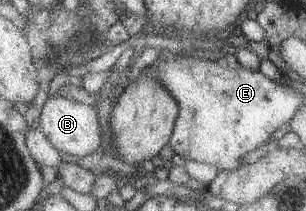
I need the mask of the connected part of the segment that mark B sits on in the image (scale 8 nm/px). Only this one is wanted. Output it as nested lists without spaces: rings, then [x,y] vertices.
[[[57,95],[47,99],[40,114],[39,128],[45,136],[61,152],[72,154],[73,156],[89,156],[93,152],[98,152],[99,147],[104,147],[103,134],[101,134],[101,124],[99,124],[100,113],[103,109],[81,104],[71,98],[62,98]]]

